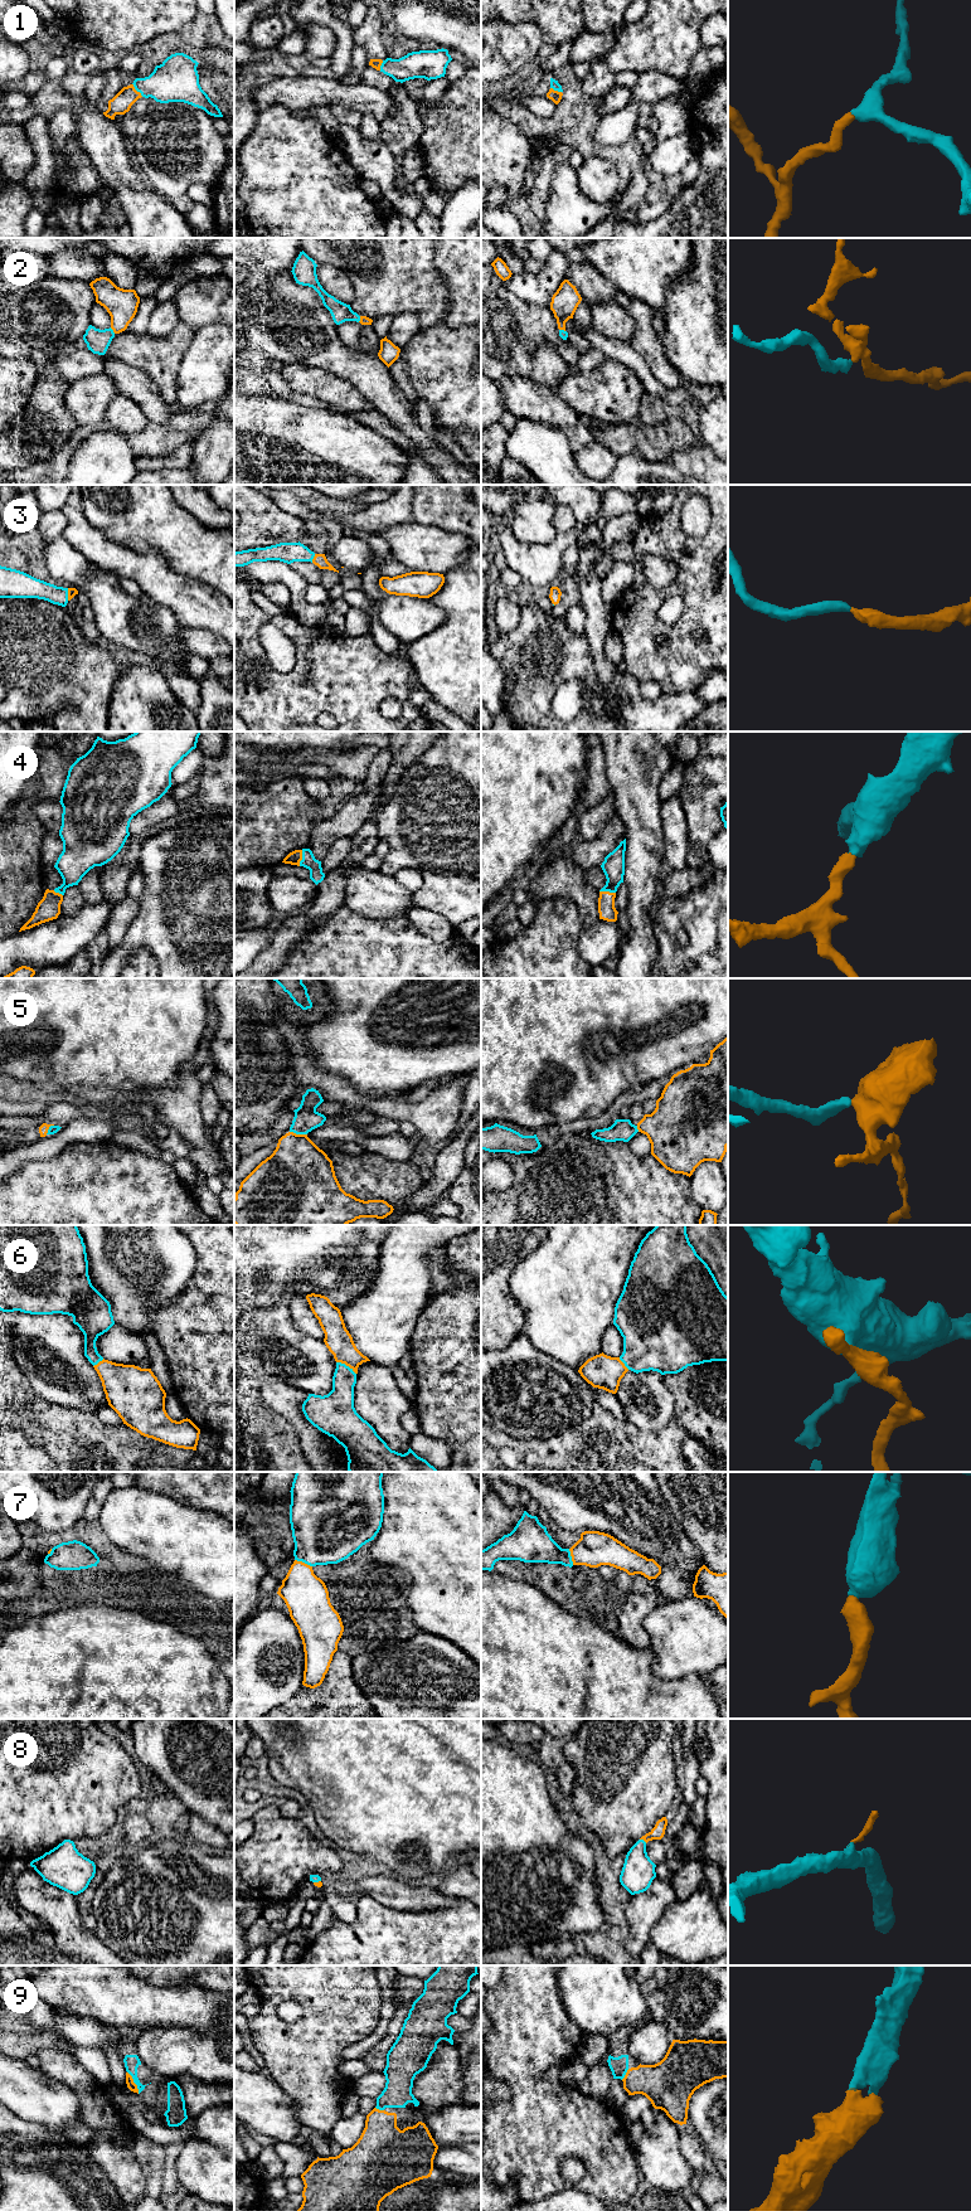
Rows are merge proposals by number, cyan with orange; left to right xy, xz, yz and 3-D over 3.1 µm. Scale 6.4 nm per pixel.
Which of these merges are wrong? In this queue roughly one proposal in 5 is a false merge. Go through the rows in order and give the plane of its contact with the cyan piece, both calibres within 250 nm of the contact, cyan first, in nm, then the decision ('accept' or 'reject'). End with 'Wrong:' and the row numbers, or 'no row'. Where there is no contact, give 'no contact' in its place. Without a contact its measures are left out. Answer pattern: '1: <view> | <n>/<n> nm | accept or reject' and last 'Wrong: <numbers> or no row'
1: xy | 280/130 nm | accept
2: xy | 150/200 nm | accept
3: xz | 130/80 nm | accept
4: xz | 90/90 nm | accept
5: xz | 160/400 nm | accept
6: xz | 190/170 nm | accept
7: xz | 440/280 nm | accept
8: yz | 200/90 nm | accept
9: xy | 100/60 nm | accept
Wrong: no row

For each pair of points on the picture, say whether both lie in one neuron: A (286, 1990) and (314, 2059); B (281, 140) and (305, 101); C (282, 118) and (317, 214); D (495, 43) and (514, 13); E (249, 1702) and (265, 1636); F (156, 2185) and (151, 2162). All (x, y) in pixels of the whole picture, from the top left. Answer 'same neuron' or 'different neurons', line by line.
A: same neuron
B: different neurons
C: same neuron
D: different neurons
E: same neuron
F: same neuron

